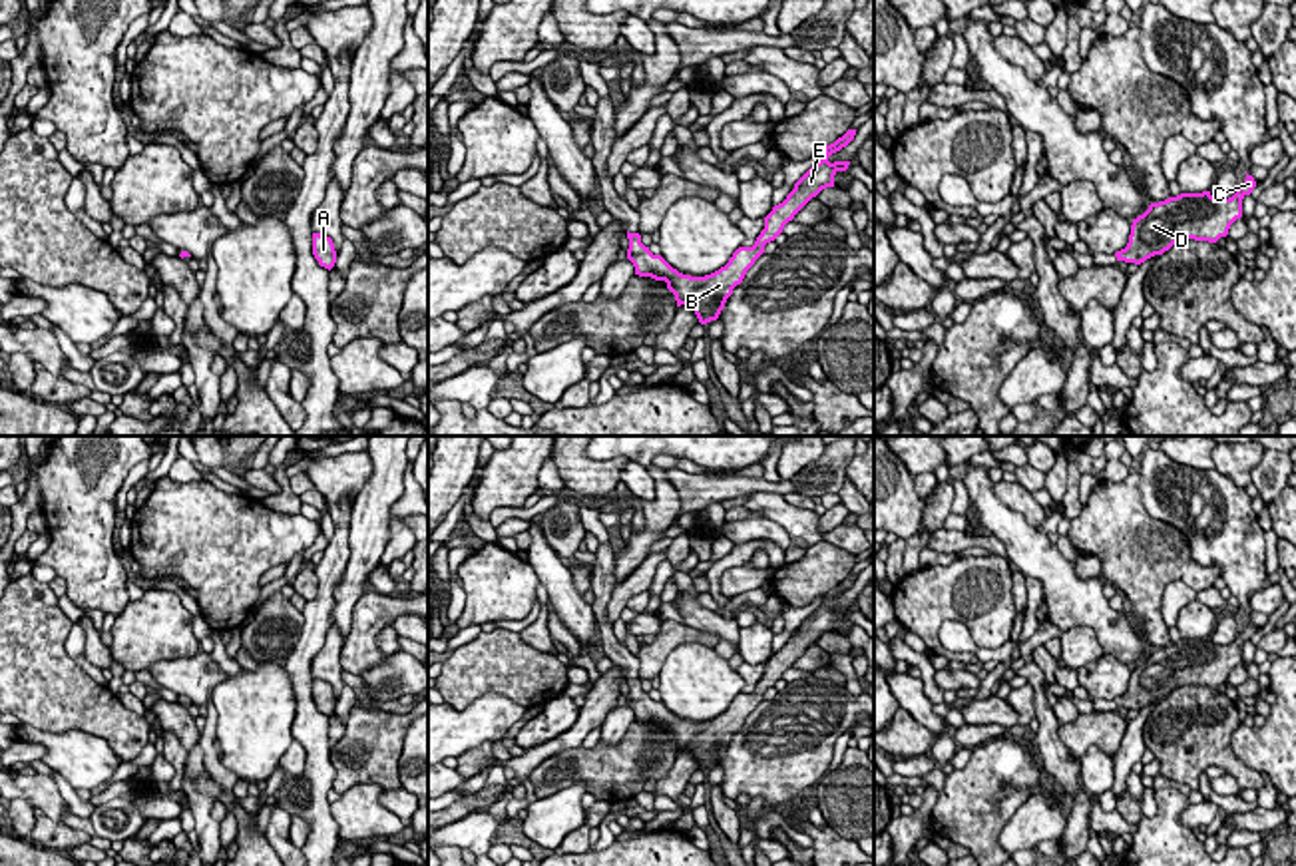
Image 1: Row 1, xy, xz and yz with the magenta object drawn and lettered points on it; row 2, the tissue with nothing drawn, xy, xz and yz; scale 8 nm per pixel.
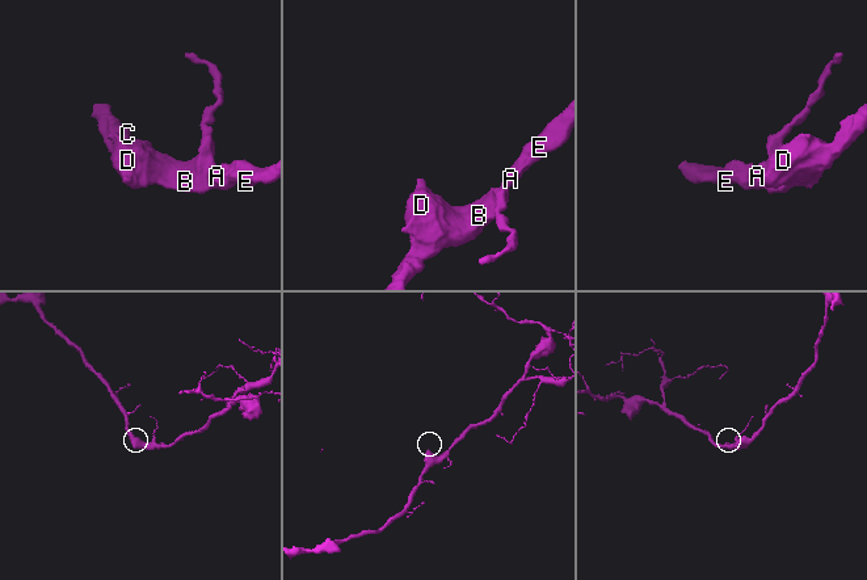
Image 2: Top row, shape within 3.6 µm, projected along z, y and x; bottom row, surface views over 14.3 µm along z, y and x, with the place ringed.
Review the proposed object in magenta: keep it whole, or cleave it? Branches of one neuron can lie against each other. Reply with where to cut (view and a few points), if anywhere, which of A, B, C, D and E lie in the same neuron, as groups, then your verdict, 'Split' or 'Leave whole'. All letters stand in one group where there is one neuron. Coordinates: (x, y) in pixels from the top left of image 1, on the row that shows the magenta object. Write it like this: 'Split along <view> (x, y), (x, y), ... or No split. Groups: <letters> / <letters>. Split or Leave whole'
No split. Groups: A B C D E. Leave whole

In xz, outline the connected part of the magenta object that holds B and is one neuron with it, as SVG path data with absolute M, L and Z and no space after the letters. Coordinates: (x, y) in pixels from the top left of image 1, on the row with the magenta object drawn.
M848 129L834 143L824 147L820 161L810 167L796 183L786 199L772 207L764 217L764 229L756 237L753 247L739 247L729 263L719 271L705 277L683 275L673 269L661 255L653 255L649 247L641 243L639 233L629 233L627 259L635 267L635 275L651 277L655 281L665 281L667 289L675 295L677 307L689 305L699 323L707 325L717 321L725 309L727 299L733 289L743 283L747 271L764 253L764 245L774 241L784 225L794 219L794 215L822 189L834 187L834 175L846 171L850 161L834 161L828 157L842 147L846 147L856 135L856 129Z

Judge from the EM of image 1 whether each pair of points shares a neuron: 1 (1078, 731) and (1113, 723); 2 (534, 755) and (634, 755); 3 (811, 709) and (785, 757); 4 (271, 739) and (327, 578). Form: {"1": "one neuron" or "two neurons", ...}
{"1": "one neuron", "2": "two neurons", "3": "one neuron", "4": "two neurons"}

